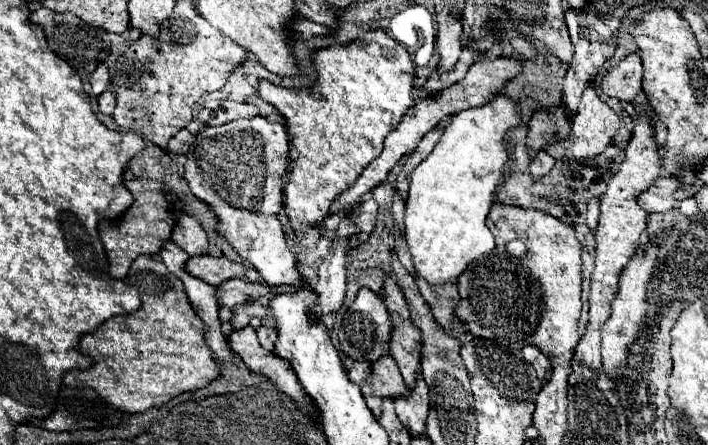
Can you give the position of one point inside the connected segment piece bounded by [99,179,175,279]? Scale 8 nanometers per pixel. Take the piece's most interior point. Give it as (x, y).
(146, 224)

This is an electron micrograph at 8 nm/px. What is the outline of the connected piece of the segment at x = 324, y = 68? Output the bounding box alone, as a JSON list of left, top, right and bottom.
[259,29,415,233]

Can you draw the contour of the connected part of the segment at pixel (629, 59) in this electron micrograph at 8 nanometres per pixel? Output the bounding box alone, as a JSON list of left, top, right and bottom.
[601,53,643,101]

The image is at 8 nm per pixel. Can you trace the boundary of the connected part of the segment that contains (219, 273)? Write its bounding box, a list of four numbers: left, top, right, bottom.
[185,255,247,285]

